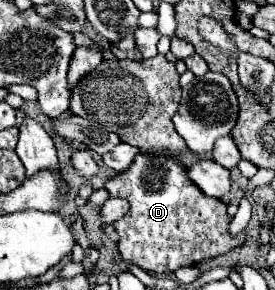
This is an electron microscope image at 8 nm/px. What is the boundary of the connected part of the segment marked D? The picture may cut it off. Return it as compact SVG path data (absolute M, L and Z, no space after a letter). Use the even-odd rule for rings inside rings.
M140 154L134 164L118 178L106 182L110 196L126 198L130 210L114 222L118 232L118 250L124 262L150 274L172 274L182 266L194 266L206 258L226 254L246 242L246 232L232 240L226 204L204 196L186 176L186 168L174 158Z

